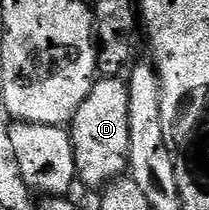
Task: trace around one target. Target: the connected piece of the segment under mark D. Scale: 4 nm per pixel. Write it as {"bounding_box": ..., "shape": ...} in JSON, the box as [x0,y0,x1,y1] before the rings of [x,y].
{"bounding_box":[70,78,130,189],"shape":[[[101,78],[92,86],[90,97],[82,101],[78,113],[72,118],[70,134],[76,158],[79,182],[88,187],[103,189],[128,171],[130,153],[130,97],[123,78]]]}

